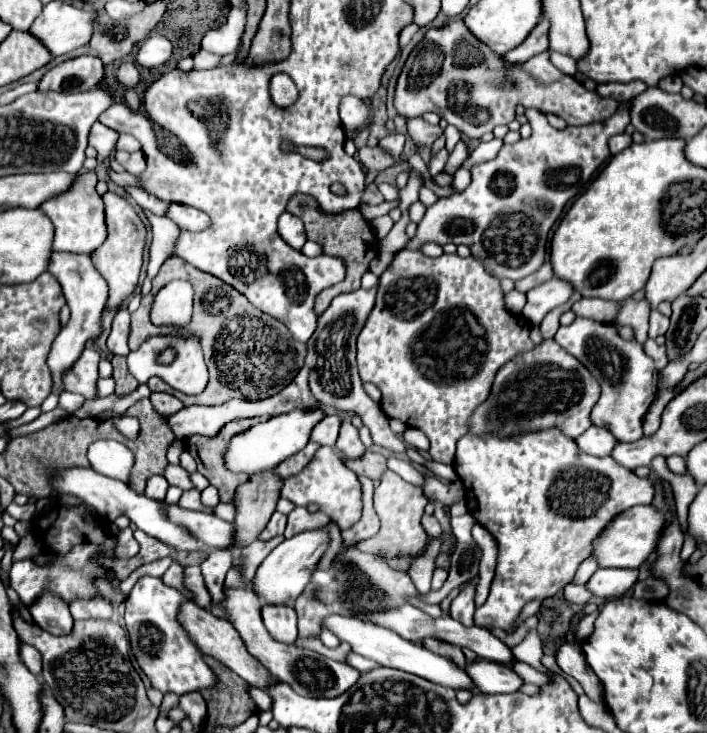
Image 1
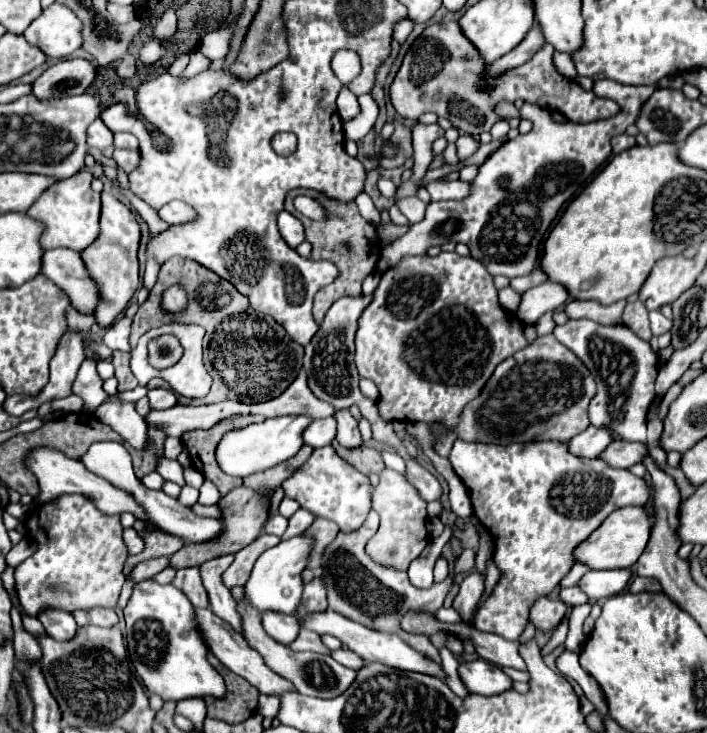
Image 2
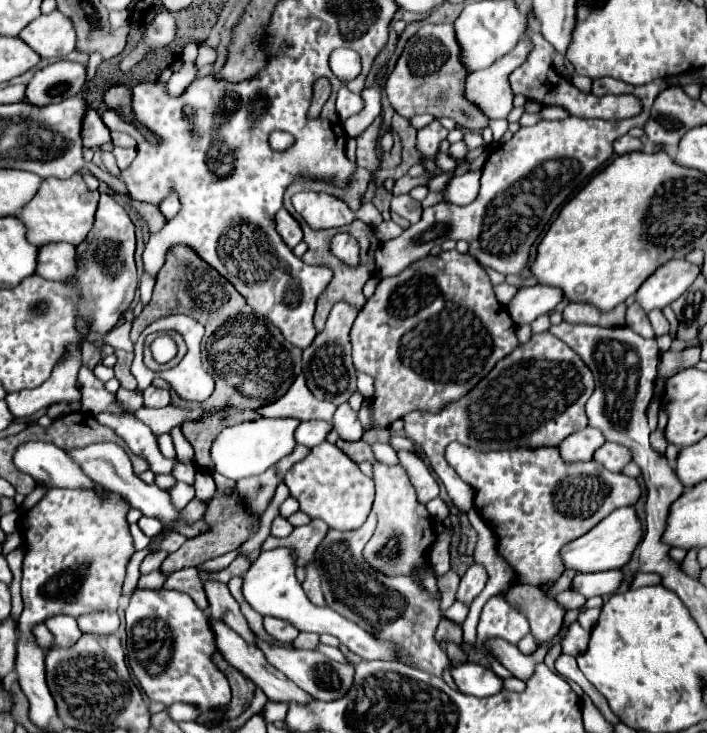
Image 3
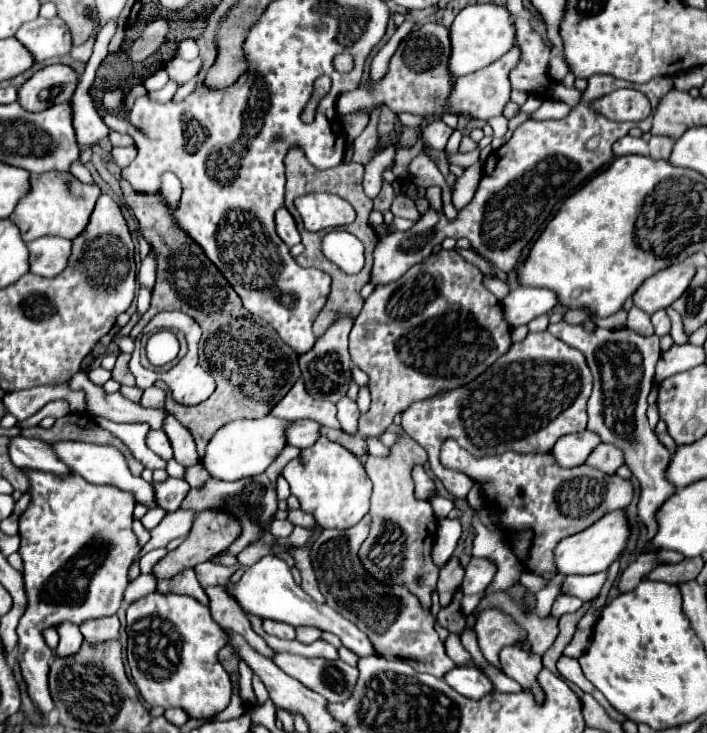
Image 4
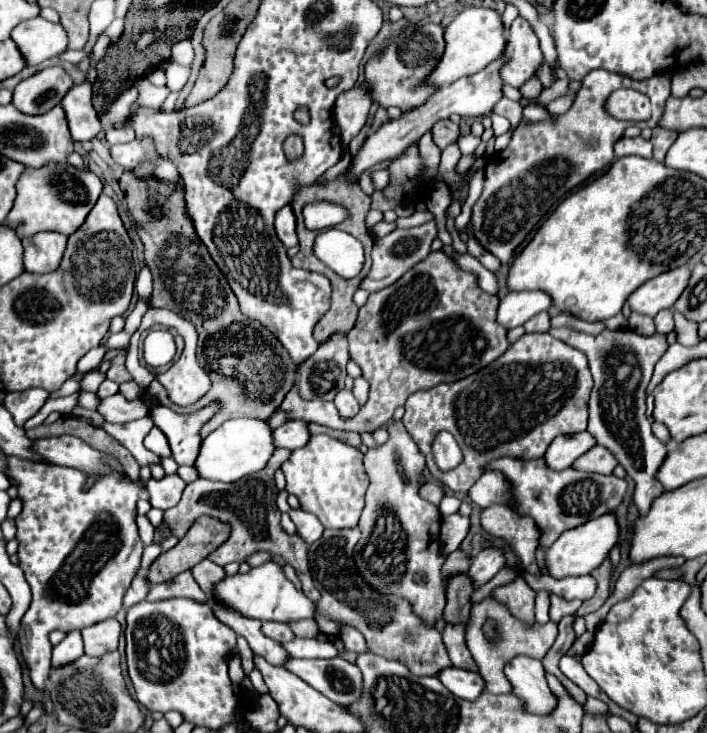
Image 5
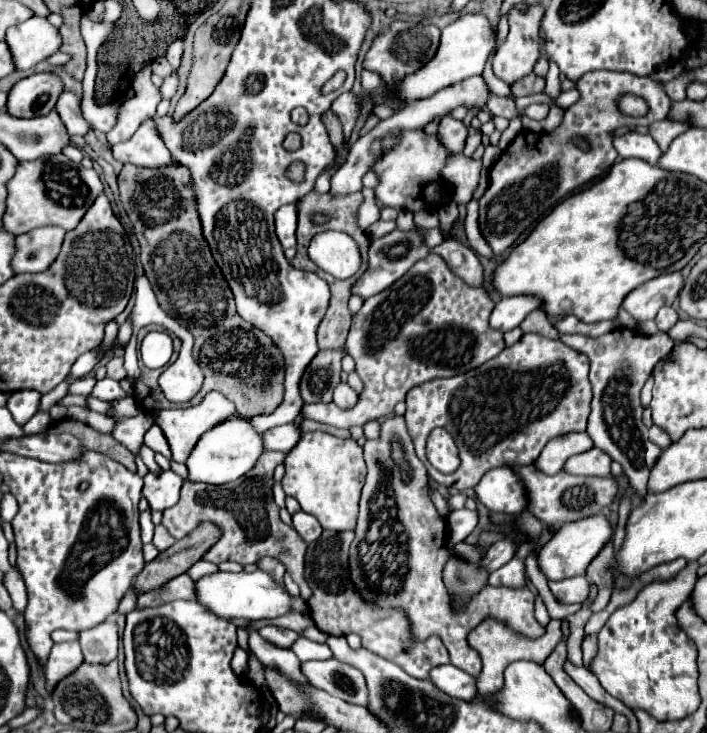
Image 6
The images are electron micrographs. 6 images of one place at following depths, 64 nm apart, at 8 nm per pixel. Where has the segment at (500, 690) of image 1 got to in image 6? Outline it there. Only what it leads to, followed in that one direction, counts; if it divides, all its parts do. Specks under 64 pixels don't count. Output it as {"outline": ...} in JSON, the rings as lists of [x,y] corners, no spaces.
{"outline":[[[446,664],[446,666],[436,666],[430,672],[432,684],[442,690],[444,694],[460,700],[472,700],[476,696],[476,678],[462,672],[460,668]]]}

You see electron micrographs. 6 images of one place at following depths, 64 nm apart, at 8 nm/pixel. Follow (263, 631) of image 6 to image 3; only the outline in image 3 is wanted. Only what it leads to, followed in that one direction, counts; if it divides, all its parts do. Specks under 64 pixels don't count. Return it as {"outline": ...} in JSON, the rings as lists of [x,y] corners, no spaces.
{"outline":[[[264,618],[264,630],[280,642],[292,642],[298,636],[298,630],[292,624],[278,618]]]}

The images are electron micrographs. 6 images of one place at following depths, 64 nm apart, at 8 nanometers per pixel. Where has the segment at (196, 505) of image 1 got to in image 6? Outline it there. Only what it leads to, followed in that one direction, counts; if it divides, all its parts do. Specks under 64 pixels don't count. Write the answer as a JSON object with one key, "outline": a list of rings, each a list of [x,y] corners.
{"outline":[[[172,470],[148,472],[144,476],[144,498],[148,500],[152,510],[166,510],[178,502],[178,494],[182,488],[182,478]]]}

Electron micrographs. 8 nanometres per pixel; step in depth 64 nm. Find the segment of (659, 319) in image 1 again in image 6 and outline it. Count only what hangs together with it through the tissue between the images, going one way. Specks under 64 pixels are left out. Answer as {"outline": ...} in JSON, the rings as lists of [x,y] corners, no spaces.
{"outline":[[[672,306],[662,308],[662,310],[658,312],[658,316],[656,316],[656,326],[658,326],[658,330],[662,330],[662,332],[668,332],[676,322],[678,322],[678,314],[676,314],[676,310],[674,310]]]}

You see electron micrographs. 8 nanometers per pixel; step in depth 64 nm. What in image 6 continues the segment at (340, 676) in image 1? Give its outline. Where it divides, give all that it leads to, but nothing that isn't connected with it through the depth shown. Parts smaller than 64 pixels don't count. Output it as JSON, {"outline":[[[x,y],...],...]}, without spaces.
{"outline":[[[334,658],[322,662],[304,662],[302,670],[312,686],[342,698],[344,702],[368,706],[368,688],[360,670]]]}

